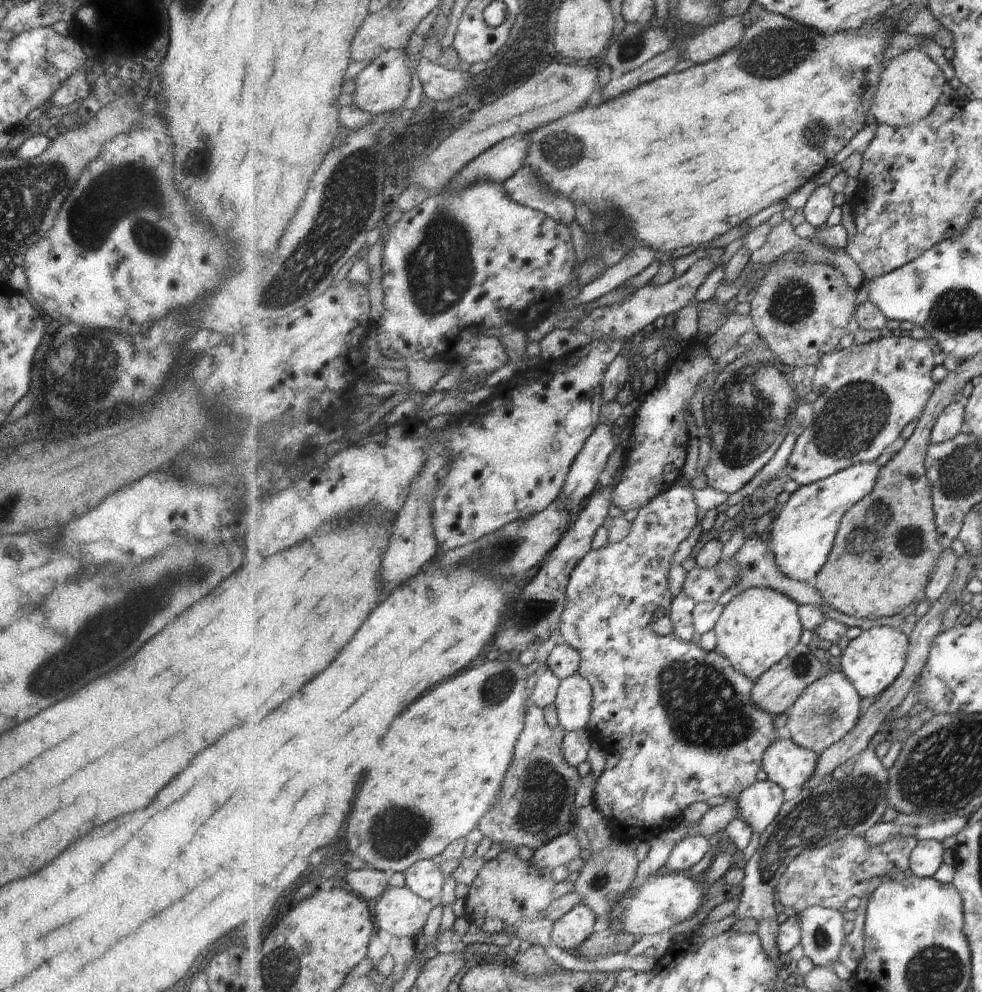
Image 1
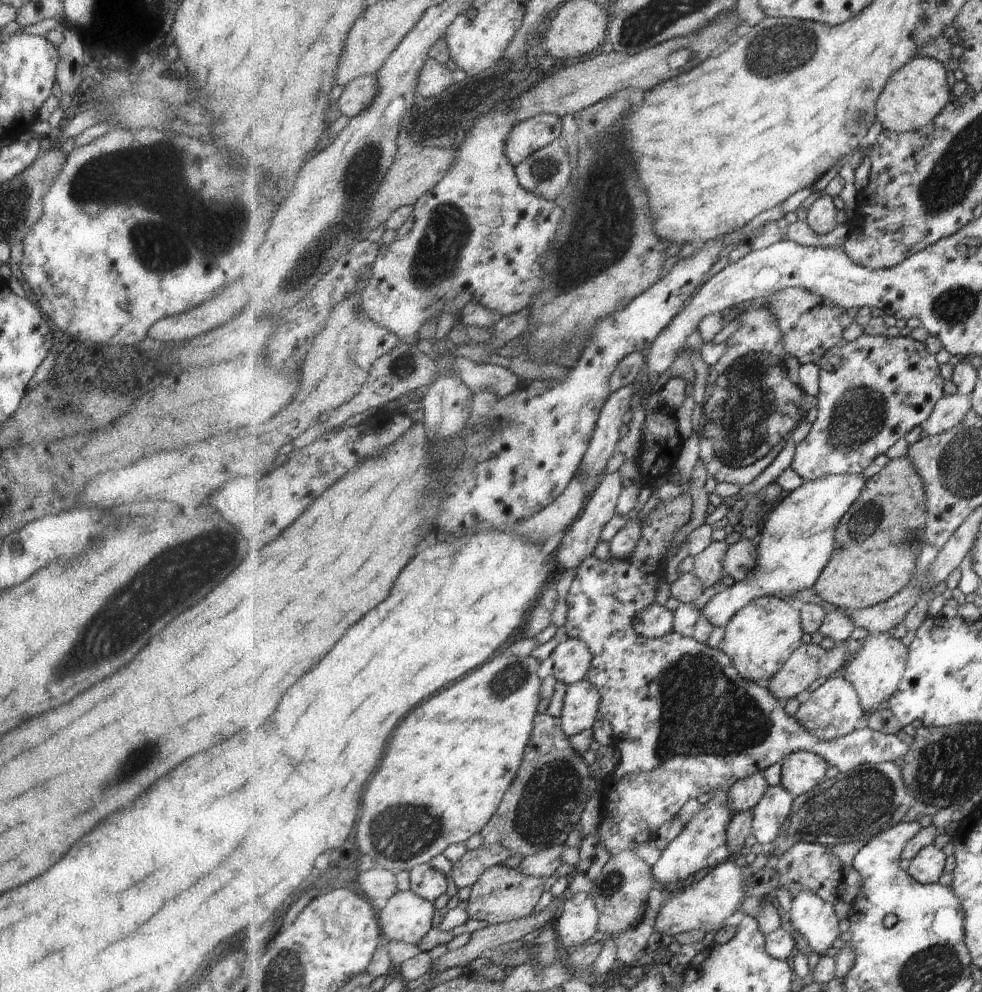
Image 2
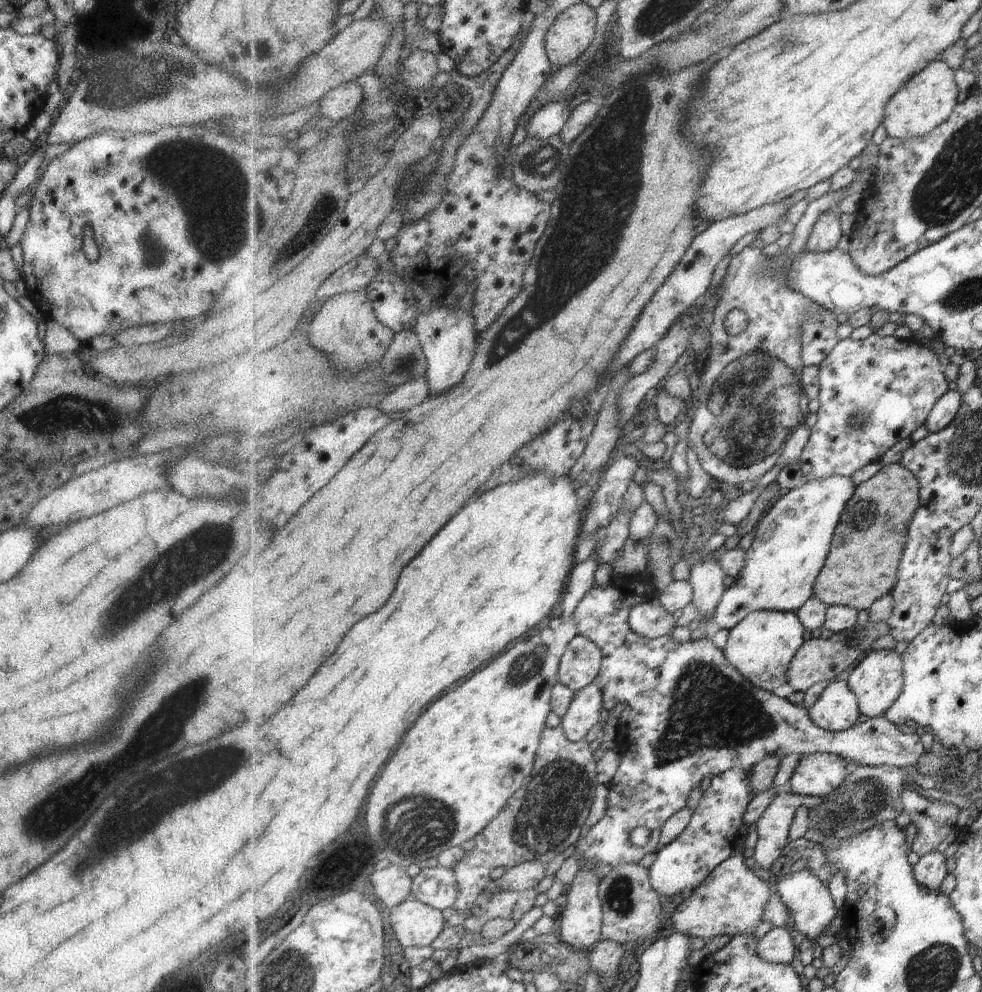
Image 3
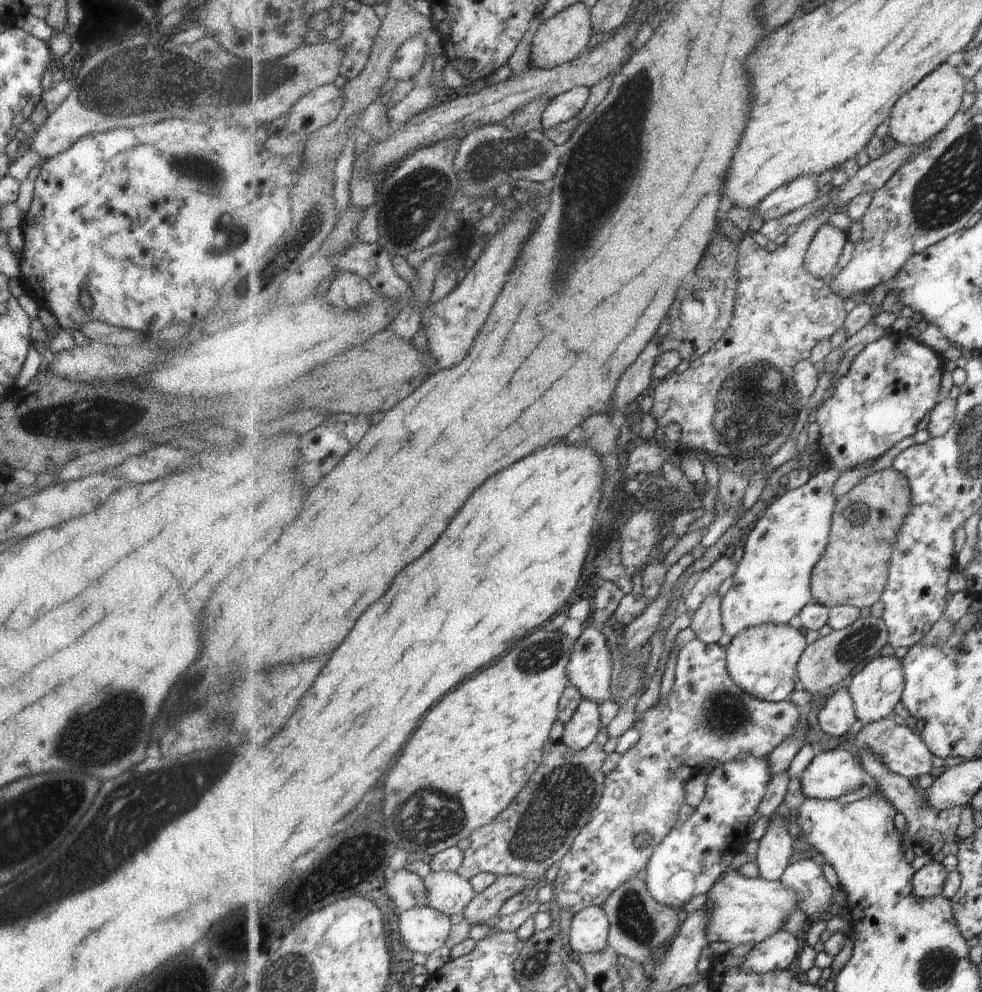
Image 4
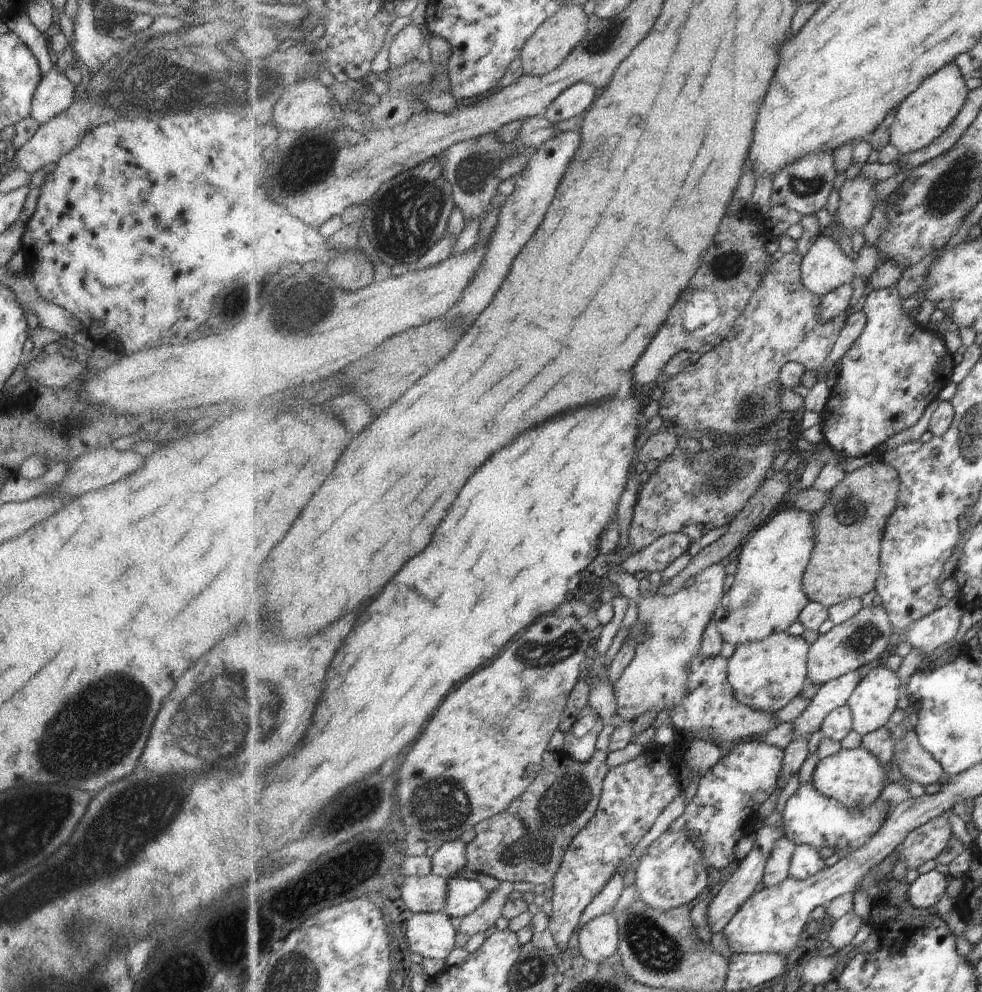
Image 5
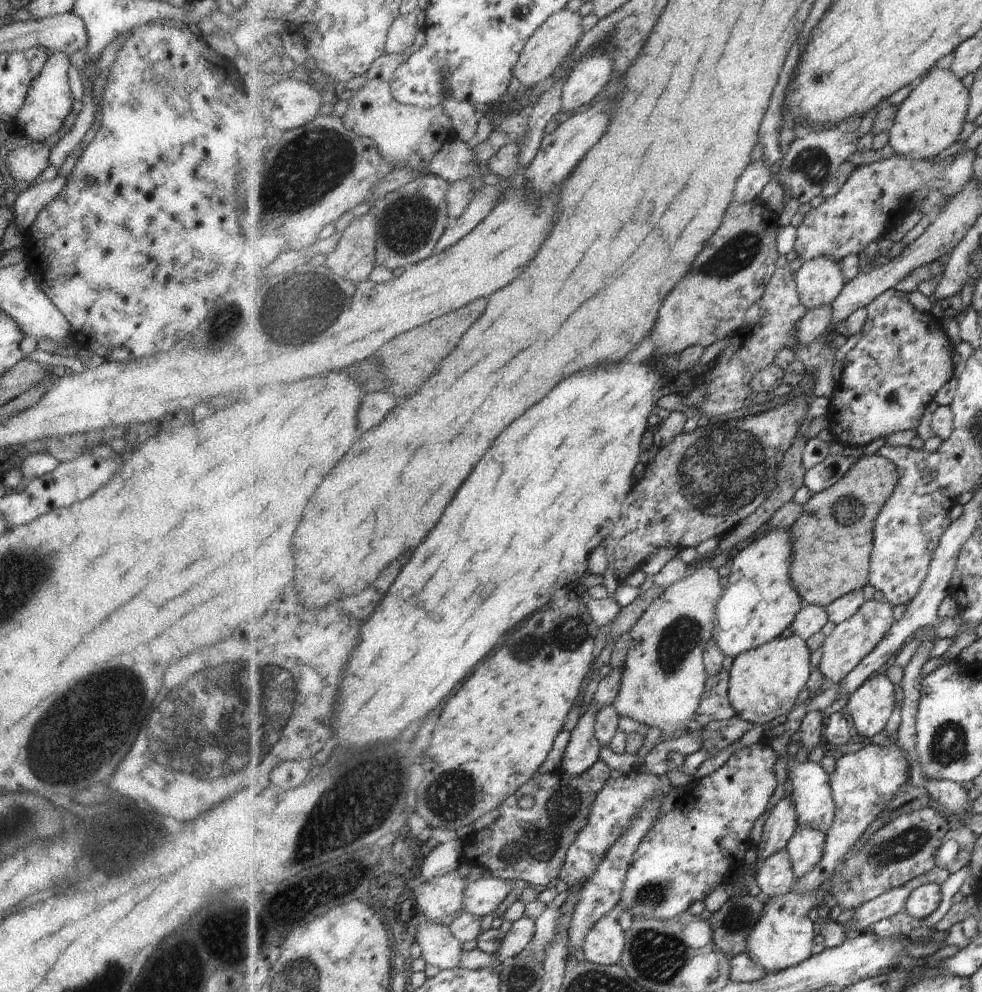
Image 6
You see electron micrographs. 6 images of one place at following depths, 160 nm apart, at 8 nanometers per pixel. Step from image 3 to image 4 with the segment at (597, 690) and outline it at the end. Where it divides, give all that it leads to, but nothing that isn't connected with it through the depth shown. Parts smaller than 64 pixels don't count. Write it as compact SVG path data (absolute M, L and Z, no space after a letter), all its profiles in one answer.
M583 699L573 718L564 724L562 741L571 748L583 750L594 742L595 737L604 726L599 714L599 703L591 699Z

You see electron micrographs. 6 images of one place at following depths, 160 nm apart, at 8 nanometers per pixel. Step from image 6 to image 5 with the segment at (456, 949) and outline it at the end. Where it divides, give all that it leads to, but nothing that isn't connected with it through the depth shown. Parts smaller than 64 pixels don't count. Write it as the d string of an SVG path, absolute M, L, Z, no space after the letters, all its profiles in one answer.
M445 911L404 914L409 946L424 958L446 958L456 948L459 930L451 926L451 916Z

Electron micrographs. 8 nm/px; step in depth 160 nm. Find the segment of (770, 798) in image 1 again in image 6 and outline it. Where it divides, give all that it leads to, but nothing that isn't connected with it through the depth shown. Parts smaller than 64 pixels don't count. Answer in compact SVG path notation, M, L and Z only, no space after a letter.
M785 848L759 863L755 879L766 898L789 892L797 882L790 852Z

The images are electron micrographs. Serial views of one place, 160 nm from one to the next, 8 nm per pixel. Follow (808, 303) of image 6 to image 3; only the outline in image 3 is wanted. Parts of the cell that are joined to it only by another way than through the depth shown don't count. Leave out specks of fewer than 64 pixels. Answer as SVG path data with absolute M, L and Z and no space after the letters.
M833 211L824 212L811 231L807 250L813 252L829 252L839 246L843 236L841 220Z

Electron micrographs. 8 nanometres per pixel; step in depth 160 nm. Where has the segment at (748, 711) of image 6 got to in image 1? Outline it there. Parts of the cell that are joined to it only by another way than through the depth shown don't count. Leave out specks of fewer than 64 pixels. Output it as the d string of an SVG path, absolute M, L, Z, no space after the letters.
M751 588L736 592L735 597L725 608L714 632L718 643L716 652L731 660L733 668L750 680L758 680L785 660L795 646L799 646L804 628L799 616L800 606L785 594L767 588Z

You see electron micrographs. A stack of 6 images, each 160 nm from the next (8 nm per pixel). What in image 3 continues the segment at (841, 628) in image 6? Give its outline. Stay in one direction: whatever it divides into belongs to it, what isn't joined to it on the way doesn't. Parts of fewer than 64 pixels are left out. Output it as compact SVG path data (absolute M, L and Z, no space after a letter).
M869 620L864 625L856 624L853 628L834 634L829 639L811 638L797 651L792 660L787 671L787 684L792 687L793 691L805 692L807 688L811 688L817 682L823 682L823 680L835 681L843 670L847 670L849 666L853 668L871 652L869 648L871 642L881 638L881 636L887 636L887 634L892 634L891 625L888 622L874 623Z

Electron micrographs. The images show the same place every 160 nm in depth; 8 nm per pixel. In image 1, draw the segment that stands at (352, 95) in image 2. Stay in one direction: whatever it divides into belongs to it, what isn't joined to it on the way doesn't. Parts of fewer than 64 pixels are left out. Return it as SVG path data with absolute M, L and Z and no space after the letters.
M389 49L381 53L369 66L357 74L355 79L355 95L353 102L364 111L380 117L387 113L396 114L403 110L403 104L409 98L411 92L411 62L405 53L405 50Z

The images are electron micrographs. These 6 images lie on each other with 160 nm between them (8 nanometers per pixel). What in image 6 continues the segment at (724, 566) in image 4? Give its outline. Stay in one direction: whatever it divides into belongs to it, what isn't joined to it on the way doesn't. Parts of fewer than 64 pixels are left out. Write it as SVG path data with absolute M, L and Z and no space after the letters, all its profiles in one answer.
M697 568L653 600L630 631L632 639L614 705L620 716L661 730L663 740L679 738L694 728L693 718L708 681L704 652L714 636L718 602L725 591L719 580L717 569Z

